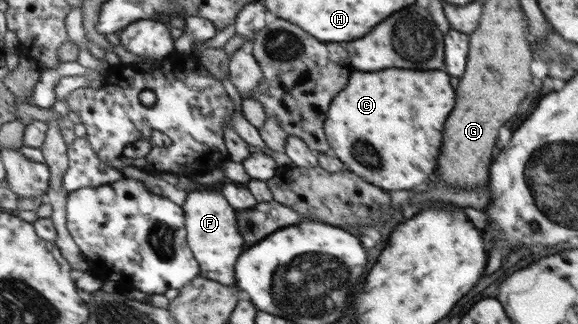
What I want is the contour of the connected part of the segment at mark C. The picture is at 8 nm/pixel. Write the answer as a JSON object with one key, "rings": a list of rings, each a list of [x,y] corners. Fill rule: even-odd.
{"rings":[[[355,71],[347,89],[341,89],[330,101],[322,128],[333,156],[349,167],[347,170],[387,191],[413,189],[435,167],[441,127],[453,105],[449,75],[443,71]]]}

